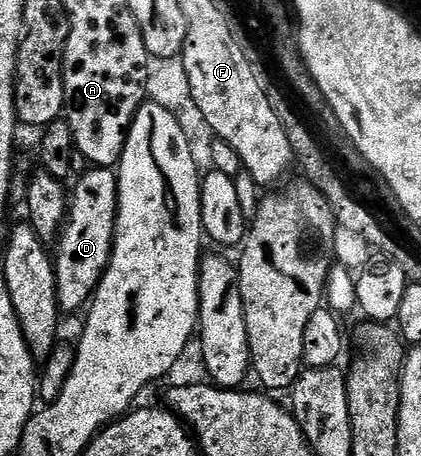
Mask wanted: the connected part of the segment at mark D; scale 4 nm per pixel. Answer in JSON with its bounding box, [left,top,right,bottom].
[53,168,119,315]

